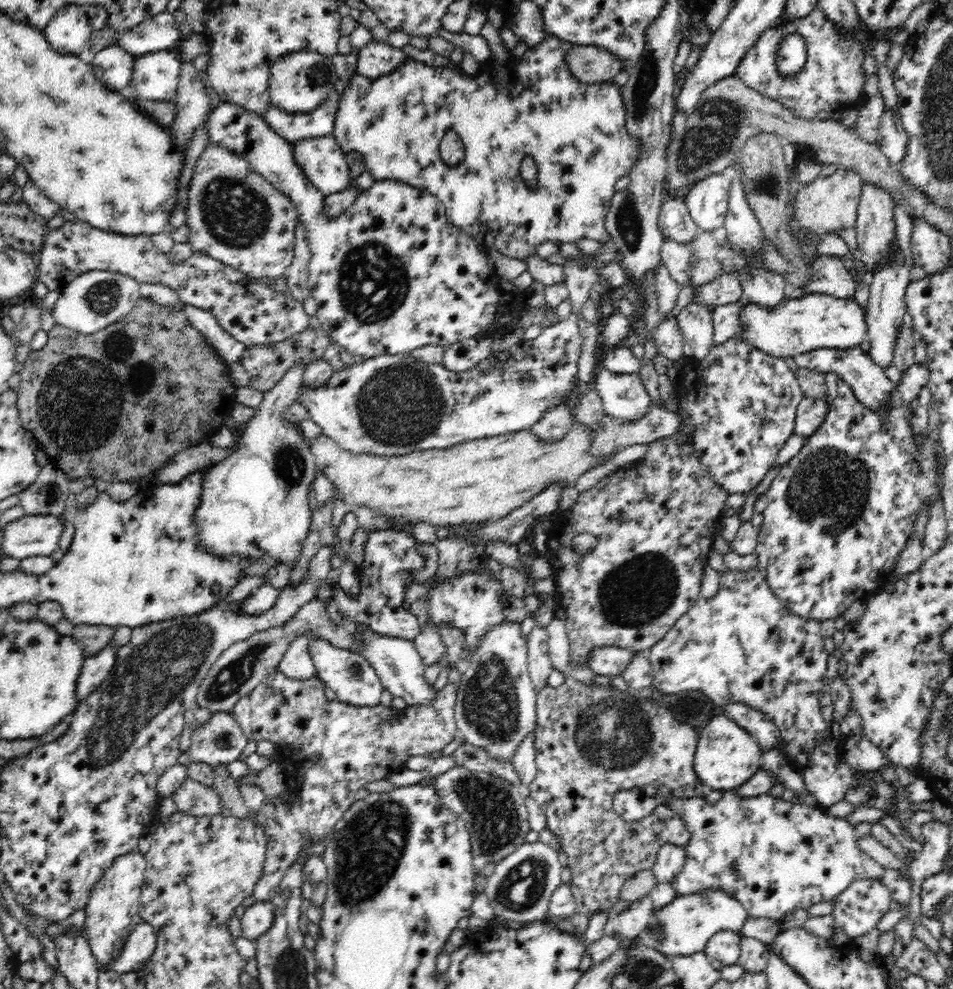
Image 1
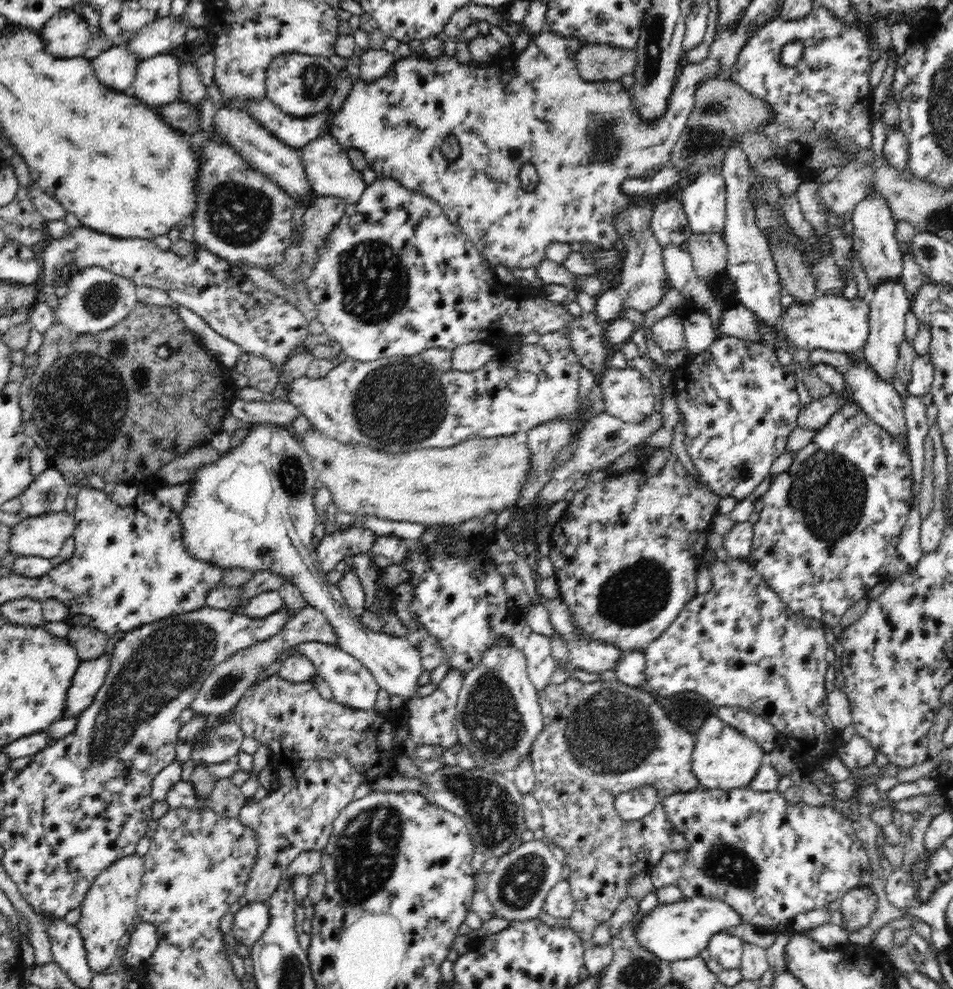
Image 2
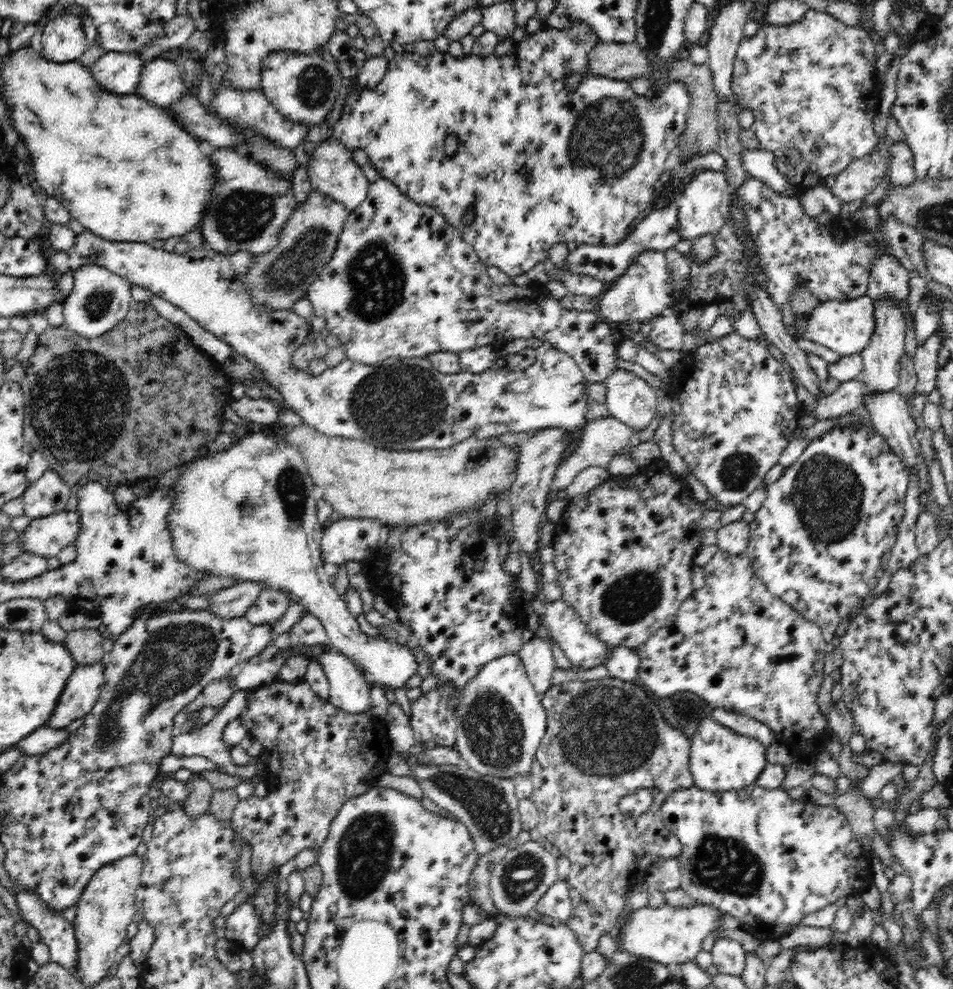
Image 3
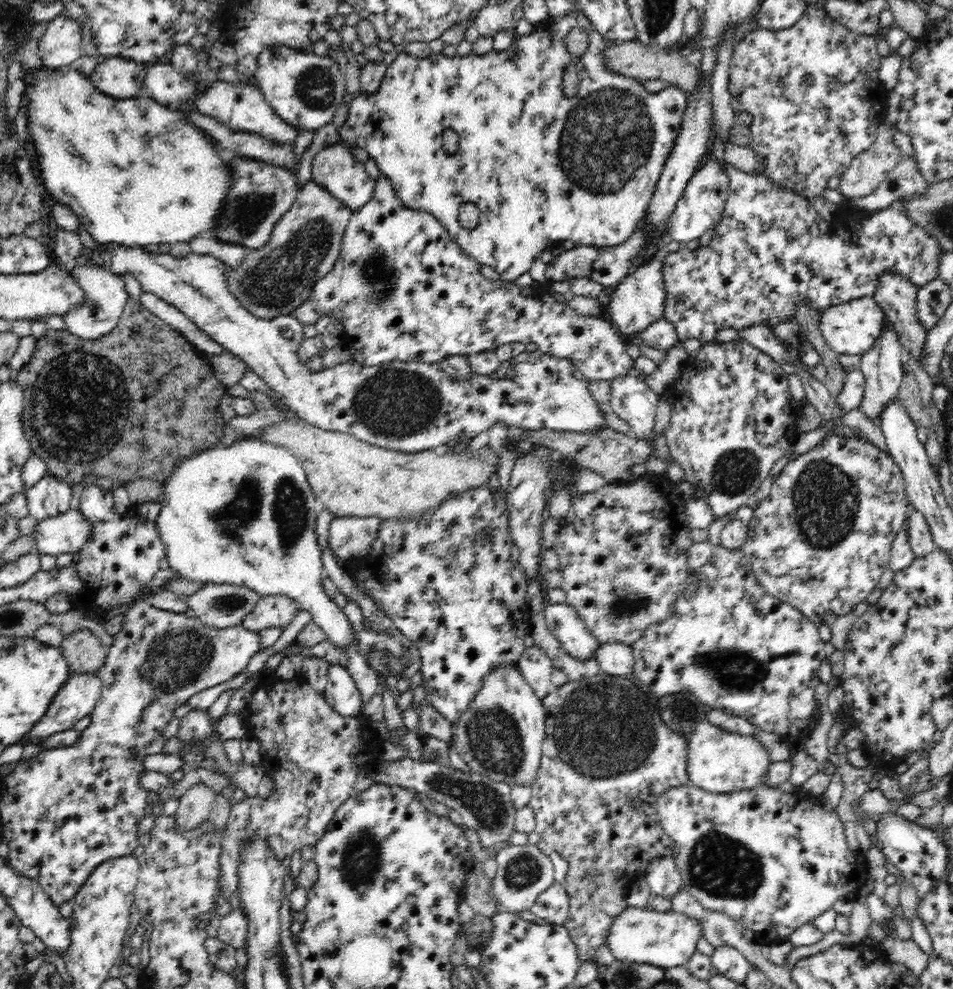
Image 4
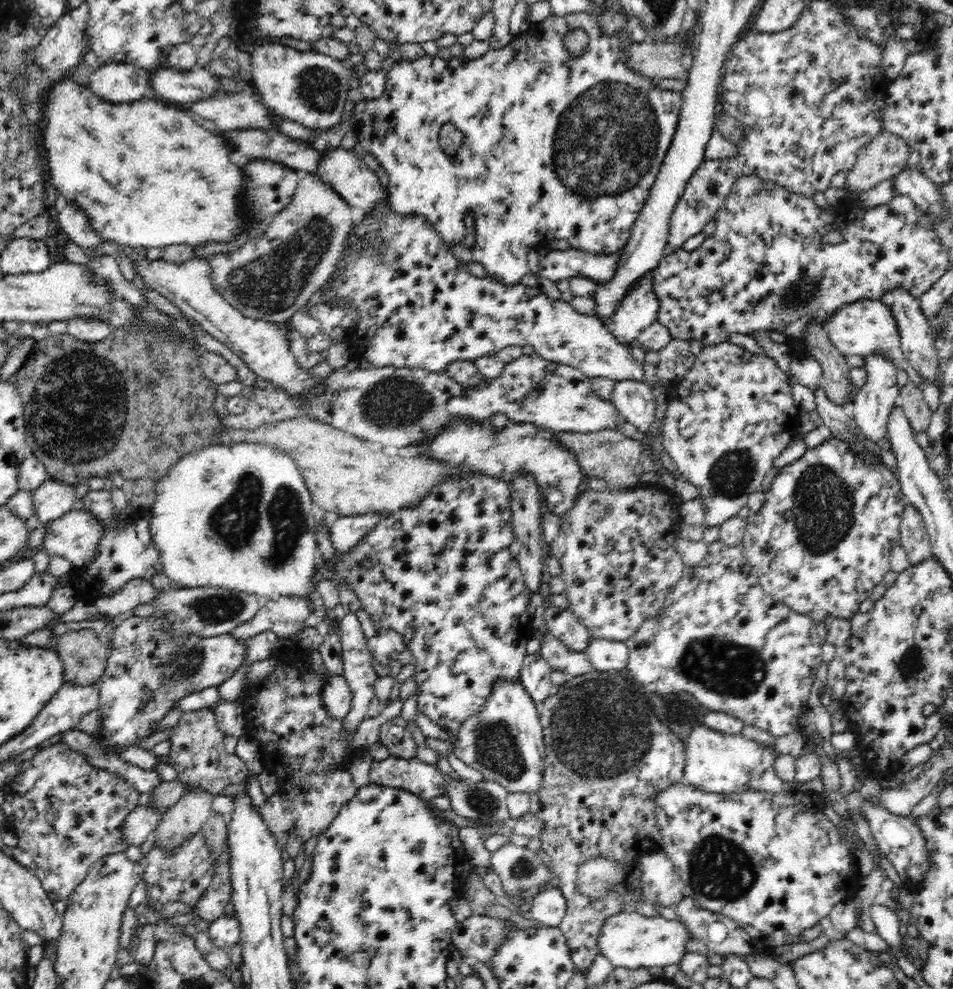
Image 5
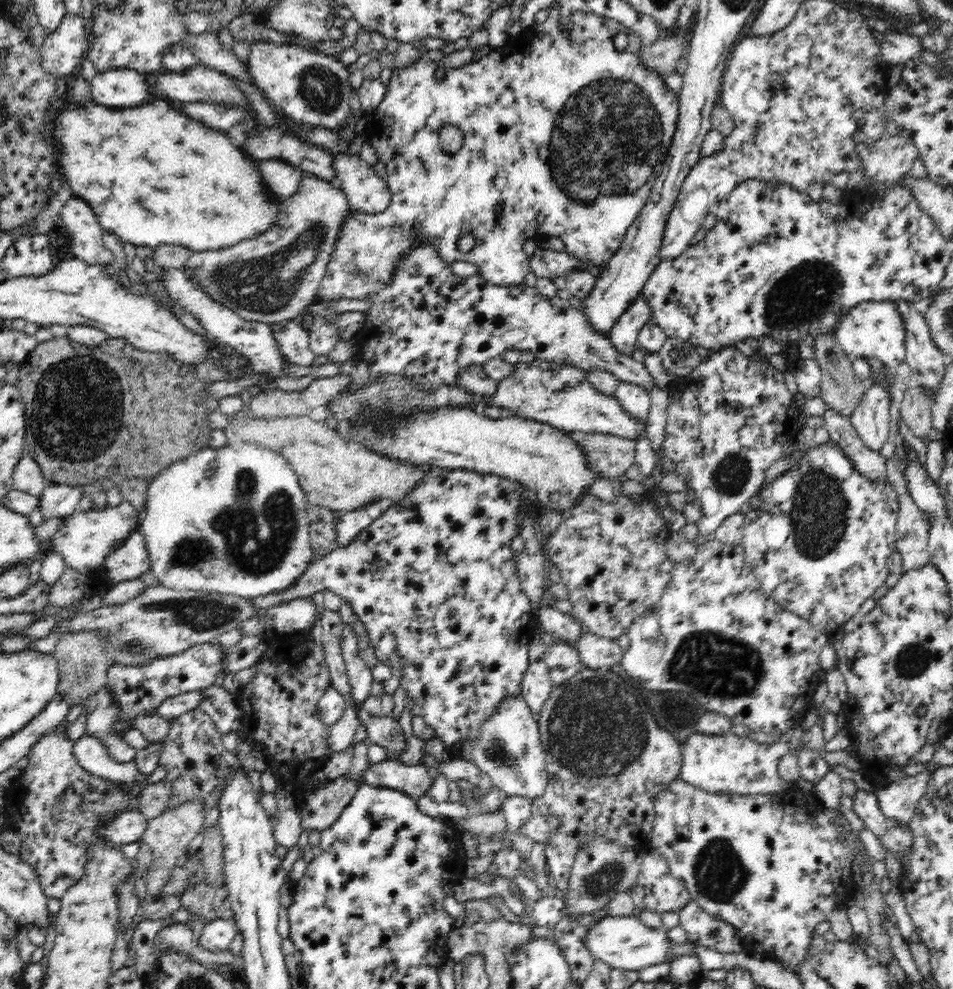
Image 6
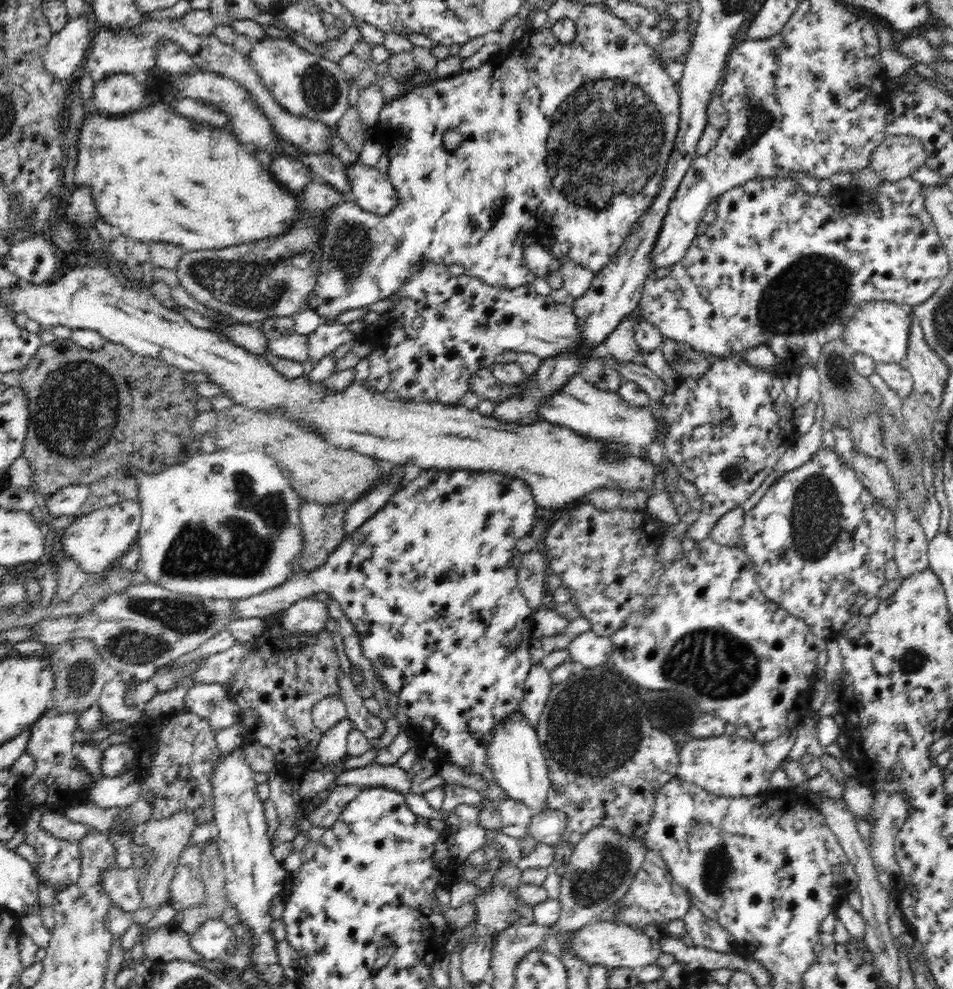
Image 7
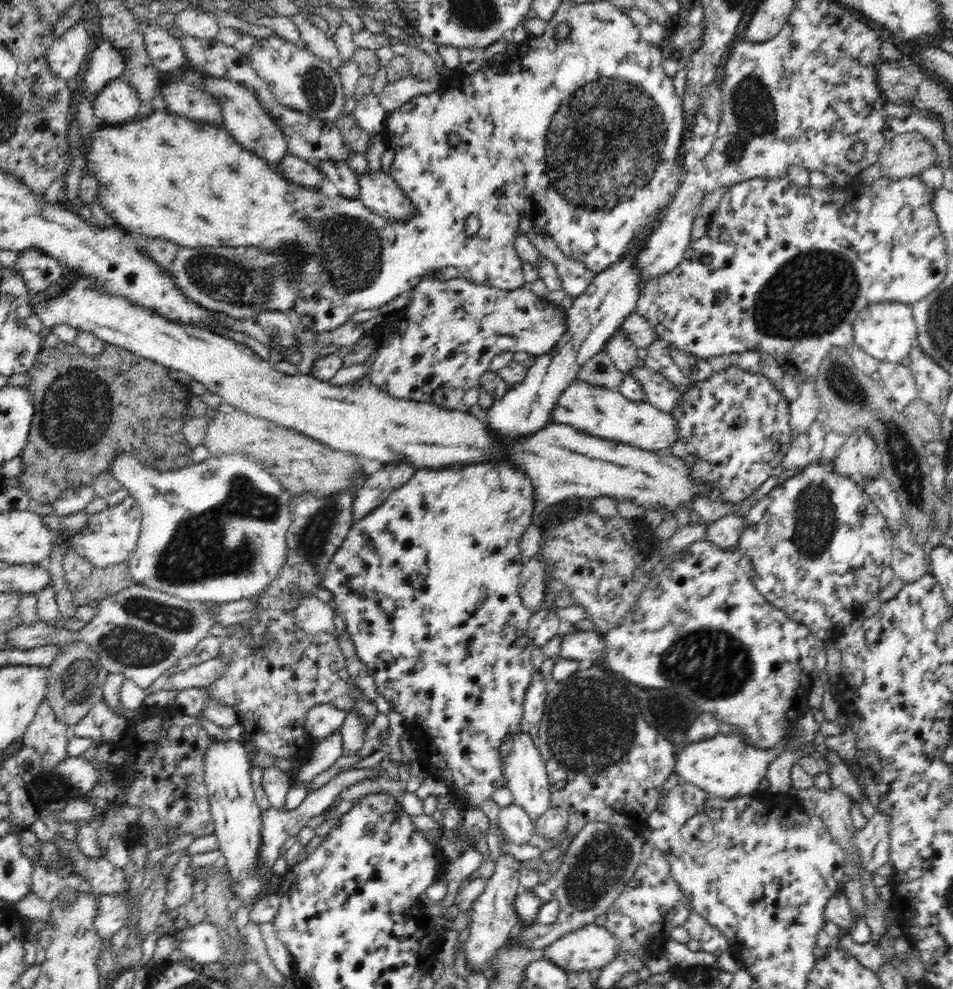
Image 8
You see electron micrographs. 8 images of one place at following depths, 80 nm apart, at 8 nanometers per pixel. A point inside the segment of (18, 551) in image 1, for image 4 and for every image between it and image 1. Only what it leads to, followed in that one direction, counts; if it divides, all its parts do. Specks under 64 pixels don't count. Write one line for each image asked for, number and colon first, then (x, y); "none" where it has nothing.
2: (44, 536)
3: (47, 537)
4: (68, 533)

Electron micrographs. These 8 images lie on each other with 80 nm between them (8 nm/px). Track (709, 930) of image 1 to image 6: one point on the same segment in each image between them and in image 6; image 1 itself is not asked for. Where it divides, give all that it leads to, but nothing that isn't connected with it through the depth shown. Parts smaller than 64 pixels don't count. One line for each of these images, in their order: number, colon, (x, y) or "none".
2: (678, 931)
3: (668, 935)
4: (638, 936)
5: (628, 940)
6: (624, 942)

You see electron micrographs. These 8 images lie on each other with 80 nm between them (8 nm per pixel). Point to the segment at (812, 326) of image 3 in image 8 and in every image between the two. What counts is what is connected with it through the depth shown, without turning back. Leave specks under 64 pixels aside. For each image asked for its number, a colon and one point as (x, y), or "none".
4: (852, 328)
5: (865, 327)
6: (875, 329)
7: (881, 329)
8: (887, 331)

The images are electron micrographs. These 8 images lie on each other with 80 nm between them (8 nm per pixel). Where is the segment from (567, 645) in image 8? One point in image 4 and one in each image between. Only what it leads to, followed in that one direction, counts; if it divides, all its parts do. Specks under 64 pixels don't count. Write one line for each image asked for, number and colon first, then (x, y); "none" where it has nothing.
4: (615, 658)
5: (604, 655)
6: (596, 652)
7: (594, 650)

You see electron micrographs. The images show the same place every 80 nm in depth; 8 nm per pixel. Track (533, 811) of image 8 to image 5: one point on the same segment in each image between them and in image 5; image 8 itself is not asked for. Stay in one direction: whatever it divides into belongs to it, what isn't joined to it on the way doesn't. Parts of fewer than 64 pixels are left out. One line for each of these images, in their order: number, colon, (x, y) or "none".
5: (505, 741)
6: (509, 750)
7: (514, 754)

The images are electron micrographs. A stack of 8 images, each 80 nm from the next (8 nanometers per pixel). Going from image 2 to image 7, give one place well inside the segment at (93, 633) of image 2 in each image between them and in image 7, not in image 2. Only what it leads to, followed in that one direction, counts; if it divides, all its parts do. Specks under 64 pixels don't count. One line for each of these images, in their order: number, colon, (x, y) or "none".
3: (85, 646)
4: (84, 653)
5: (83, 655)
6: (83, 668)
7: (80, 673)

